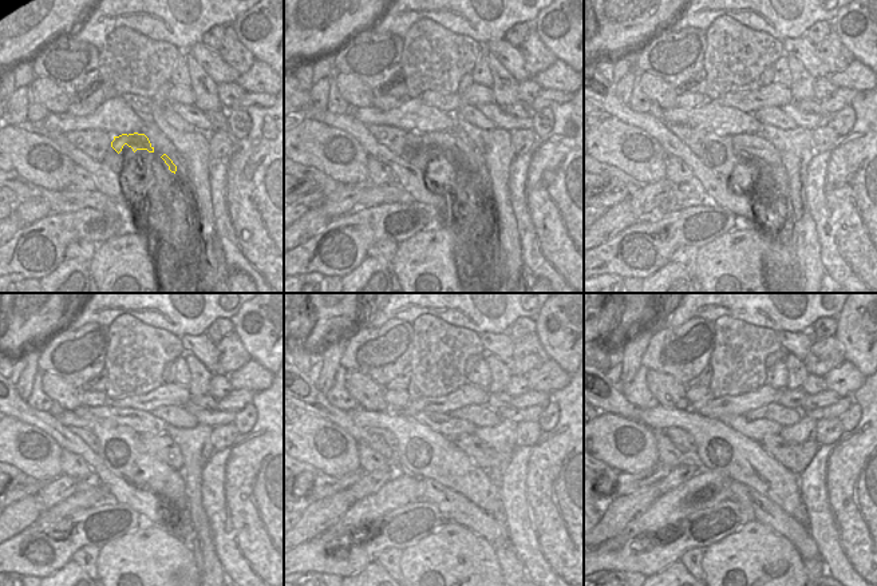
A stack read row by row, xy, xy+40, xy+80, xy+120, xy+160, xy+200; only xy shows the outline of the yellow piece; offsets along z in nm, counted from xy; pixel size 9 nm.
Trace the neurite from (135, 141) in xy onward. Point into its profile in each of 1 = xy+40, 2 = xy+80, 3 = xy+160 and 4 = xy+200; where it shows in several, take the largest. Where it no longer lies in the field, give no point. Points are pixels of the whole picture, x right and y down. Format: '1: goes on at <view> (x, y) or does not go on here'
1: goes on at xy+40 (461, 150)
2: goes on at xy+80 (754, 145)
3: goes on at xy+160 (484, 456)
4: goes on at xy+200 (795, 456)

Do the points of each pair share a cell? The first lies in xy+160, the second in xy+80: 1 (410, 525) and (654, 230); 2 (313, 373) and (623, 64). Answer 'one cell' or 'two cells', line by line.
1: one cell
2: one cell

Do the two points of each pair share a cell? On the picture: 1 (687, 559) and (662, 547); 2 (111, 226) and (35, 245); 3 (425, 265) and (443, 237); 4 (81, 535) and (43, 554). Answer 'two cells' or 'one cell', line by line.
1: two cells
2: one cell
3: one cell
4: one cell

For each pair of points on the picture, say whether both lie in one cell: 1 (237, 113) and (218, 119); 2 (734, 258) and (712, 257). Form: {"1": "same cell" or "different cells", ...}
{"1": "different cells", "2": "same cell"}

